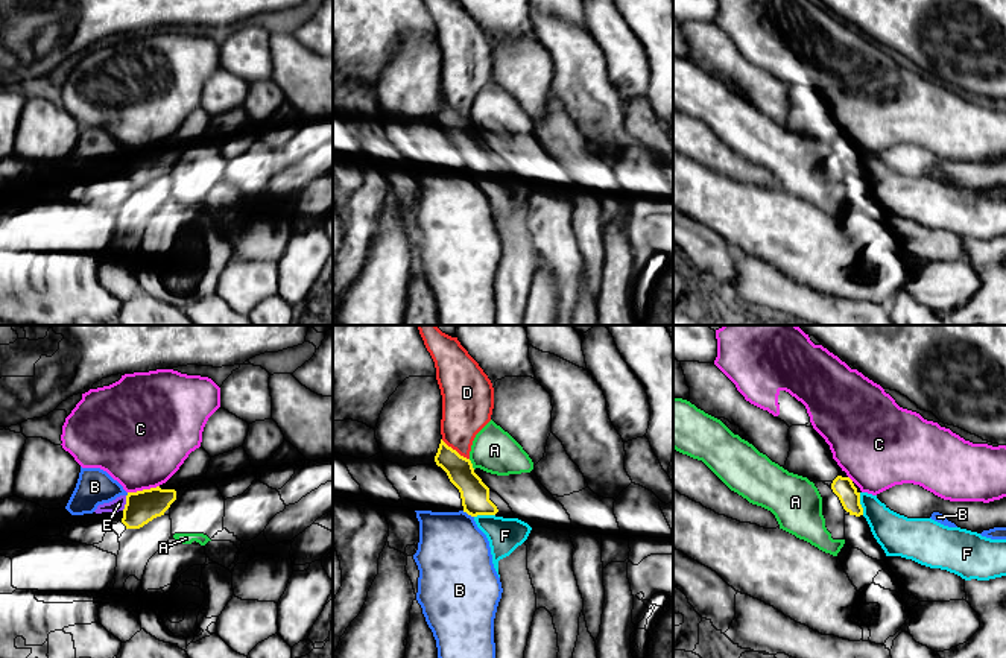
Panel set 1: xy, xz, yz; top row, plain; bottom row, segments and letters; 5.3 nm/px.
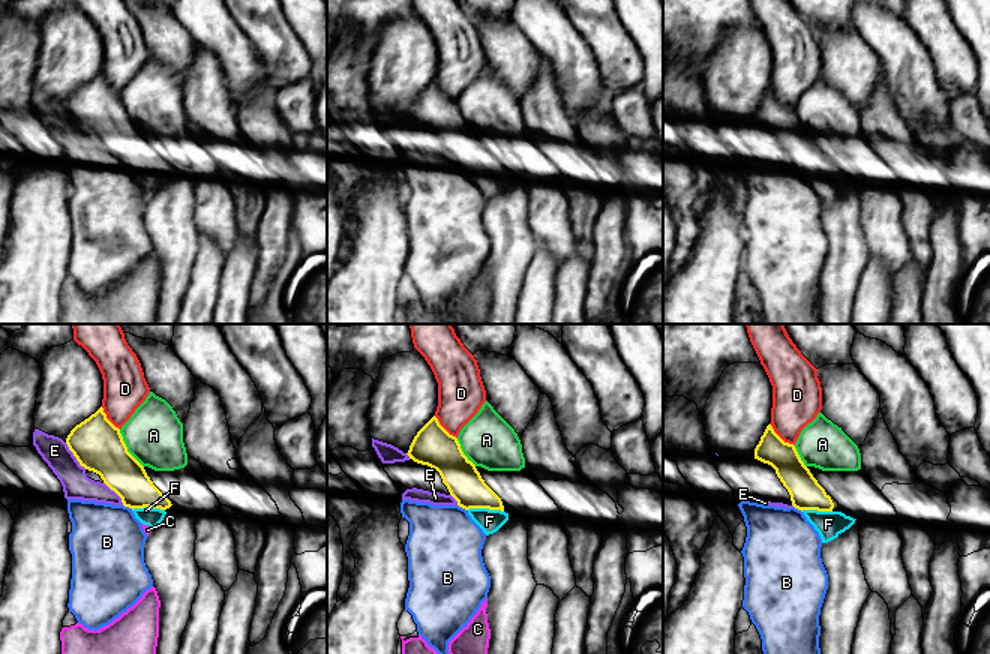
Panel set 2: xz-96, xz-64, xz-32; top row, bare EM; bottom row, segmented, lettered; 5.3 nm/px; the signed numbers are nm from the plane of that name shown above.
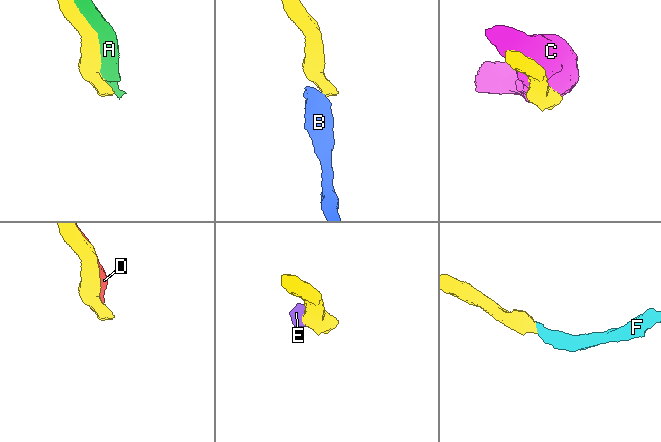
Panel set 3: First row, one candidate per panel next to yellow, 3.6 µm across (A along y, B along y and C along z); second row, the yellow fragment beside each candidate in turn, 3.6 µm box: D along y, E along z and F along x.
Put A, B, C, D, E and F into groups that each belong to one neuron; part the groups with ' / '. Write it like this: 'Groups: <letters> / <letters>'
Groups: A / B E / C / D / F

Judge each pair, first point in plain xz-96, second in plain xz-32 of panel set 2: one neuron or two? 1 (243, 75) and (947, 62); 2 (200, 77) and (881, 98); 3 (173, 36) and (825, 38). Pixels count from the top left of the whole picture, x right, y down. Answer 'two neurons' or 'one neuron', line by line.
1: two neurons
2: one neuron
3: one neuron

